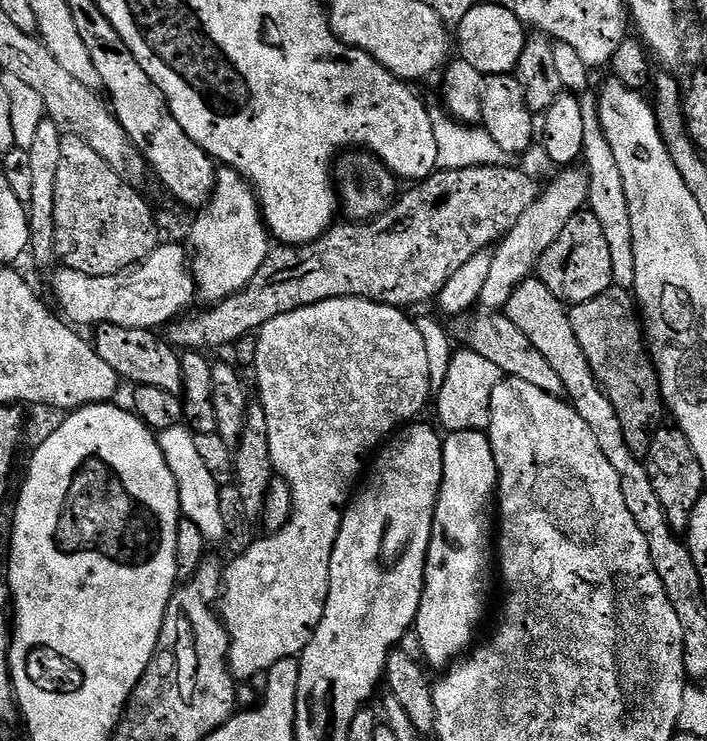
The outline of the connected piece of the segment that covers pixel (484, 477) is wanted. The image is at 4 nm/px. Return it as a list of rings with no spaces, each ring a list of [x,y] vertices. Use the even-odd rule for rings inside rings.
[[[475,428],[443,437],[442,486],[424,567],[422,602],[416,630],[429,669],[444,670],[473,647],[476,627],[488,604],[488,579],[494,576],[494,497],[500,479],[487,431]]]

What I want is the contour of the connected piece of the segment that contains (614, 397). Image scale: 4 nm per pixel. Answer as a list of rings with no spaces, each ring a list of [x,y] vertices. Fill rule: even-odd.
[[[610,287],[598,298],[590,298],[590,302],[571,305],[568,317],[570,326],[574,326],[574,338],[586,350],[590,370],[594,370],[596,381],[607,392],[610,402],[614,402],[614,410],[618,410],[626,446],[635,456],[647,457],[654,434],[665,419],[666,405],[633,293],[626,288]]]

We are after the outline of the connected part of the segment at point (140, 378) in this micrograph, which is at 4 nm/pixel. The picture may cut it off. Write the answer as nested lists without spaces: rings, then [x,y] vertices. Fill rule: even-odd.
[[[98,324],[95,325],[94,332],[96,332],[94,347],[98,358],[102,358],[102,362],[106,362],[110,366],[110,370],[117,372],[121,381],[128,383],[129,380],[132,386],[158,386],[158,390],[170,390],[170,394],[175,396],[180,396],[183,393],[180,352],[173,348],[159,331],[150,328]]]

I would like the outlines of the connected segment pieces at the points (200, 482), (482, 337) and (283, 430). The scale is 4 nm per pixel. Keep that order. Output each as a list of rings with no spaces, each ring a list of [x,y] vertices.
[[[179,424],[170,426],[170,430],[159,433],[158,439],[162,454],[166,458],[166,466],[170,466],[178,482],[181,517],[197,524],[198,530],[202,530],[202,534],[208,539],[209,545],[216,546],[216,543],[224,540],[226,534],[226,525],[223,522],[222,509],[218,502],[222,484],[221,481],[216,481],[216,476],[212,473],[207,458],[200,453],[199,442],[201,441],[197,433],[184,424]]]
[[[488,310],[484,316],[474,316],[475,314],[465,314],[455,321],[456,332],[454,336],[457,341],[461,340],[463,347],[474,354],[482,354],[482,358],[487,358],[489,362],[494,362],[498,370],[505,377],[522,382],[530,382],[530,386],[538,386],[538,390],[546,390],[546,394],[563,397],[565,395],[562,386],[562,378],[558,378],[550,362],[546,362],[545,356],[530,343],[530,338],[510,322],[510,318],[496,310]]]
[[[343,296],[342,298],[334,298],[333,300],[318,302],[317,304],[311,304],[310,306],[302,306],[298,310],[290,310],[290,314],[282,314],[278,318],[274,318],[270,322],[266,322],[266,326],[262,326],[258,335],[255,337],[255,340],[257,339],[256,384],[260,387],[258,402],[266,410],[266,426],[270,426],[270,458],[272,459],[272,471],[275,475],[283,478],[290,486],[290,490],[292,491],[292,517],[288,519],[286,526],[280,532],[265,535],[263,537],[265,540],[260,540],[260,538],[253,539],[250,547],[248,547],[244,552],[239,553],[239,555],[233,559],[236,561],[234,561],[232,565],[229,563],[227,567],[225,567],[224,582],[220,593],[220,599],[218,601],[218,611],[221,620],[224,622],[224,628],[228,631],[228,669],[232,671],[232,675],[237,681],[249,681],[257,672],[268,671],[269,668],[272,668],[274,666],[274,662],[282,662],[282,658],[290,658],[291,656],[299,657],[300,653],[304,651],[305,646],[310,642],[310,638],[314,634],[314,630],[318,630],[318,622],[322,622],[322,618],[324,617],[324,611],[326,610],[326,598],[328,597],[328,587],[330,586],[330,554],[334,554],[334,542],[338,542],[338,530],[342,526],[344,510],[348,507],[354,495],[354,489],[361,483],[362,477],[365,475],[366,465],[369,463],[370,457],[381,447],[381,445],[385,443],[385,441],[389,439],[389,437],[393,435],[393,433],[397,431],[397,429],[401,426],[407,425],[409,422],[415,421],[417,417],[419,417],[416,415],[418,415],[419,412],[427,406],[427,404],[429,407],[430,401],[433,399],[434,391],[431,386],[429,355],[426,354],[426,341],[418,332],[418,326],[416,325],[415,319],[413,319],[412,316],[408,317],[408,315],[409,313],[407,311],[395,308],[389,304],[379,304],[373,300],[346,298]]]

